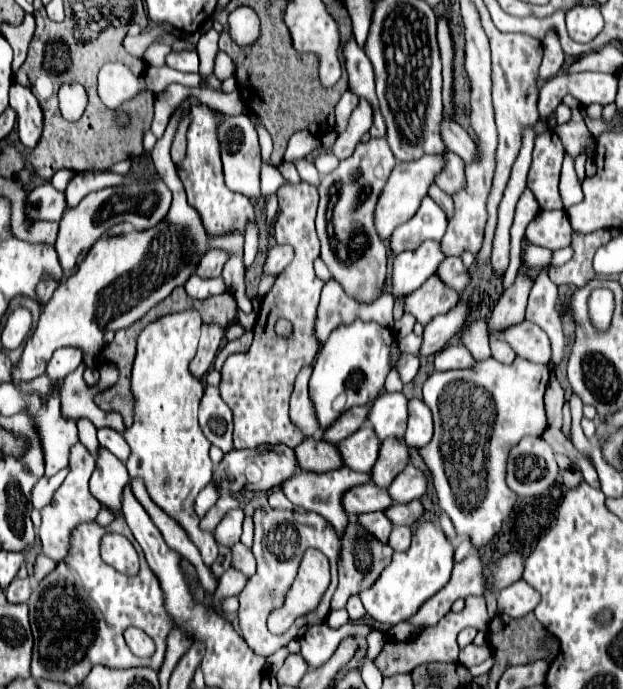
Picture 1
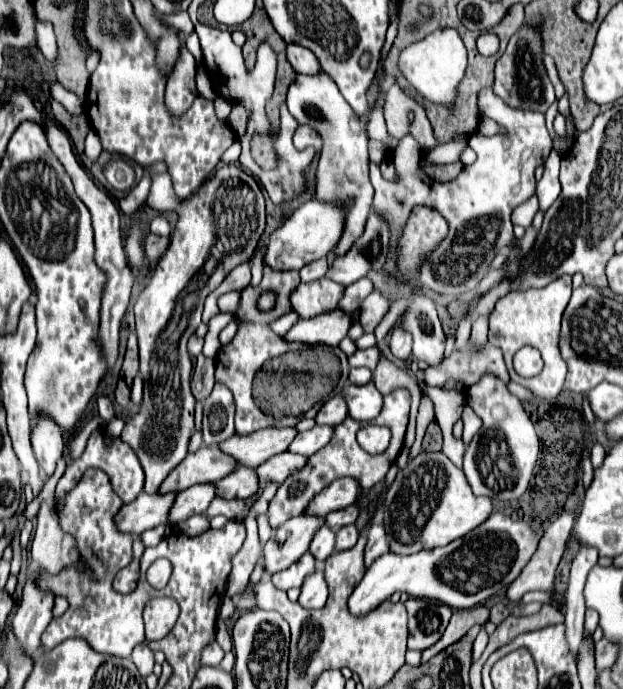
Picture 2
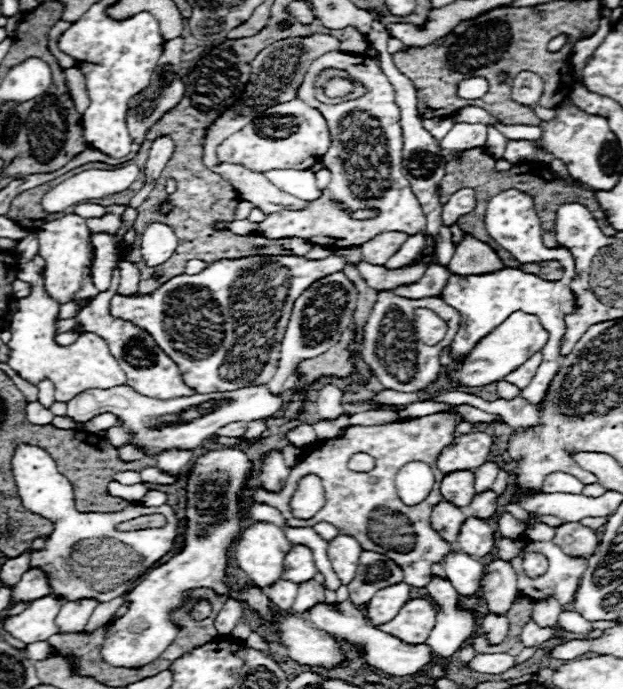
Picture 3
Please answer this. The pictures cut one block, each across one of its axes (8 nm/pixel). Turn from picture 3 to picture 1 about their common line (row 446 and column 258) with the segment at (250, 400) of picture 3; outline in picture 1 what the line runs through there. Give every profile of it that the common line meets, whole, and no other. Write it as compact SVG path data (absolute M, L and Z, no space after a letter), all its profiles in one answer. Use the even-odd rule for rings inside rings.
M220 116L218 138L226 186L234 192L240 192L256 200L260 196L260 146L252 122L248 120L248 116Z

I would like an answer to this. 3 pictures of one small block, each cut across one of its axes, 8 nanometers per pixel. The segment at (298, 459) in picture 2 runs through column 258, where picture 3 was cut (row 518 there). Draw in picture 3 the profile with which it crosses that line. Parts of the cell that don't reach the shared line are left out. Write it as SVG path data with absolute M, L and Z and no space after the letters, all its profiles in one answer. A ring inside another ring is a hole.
M468 516L460 528L456 546L474 558L482 558L494 548L494 528L486 520Z

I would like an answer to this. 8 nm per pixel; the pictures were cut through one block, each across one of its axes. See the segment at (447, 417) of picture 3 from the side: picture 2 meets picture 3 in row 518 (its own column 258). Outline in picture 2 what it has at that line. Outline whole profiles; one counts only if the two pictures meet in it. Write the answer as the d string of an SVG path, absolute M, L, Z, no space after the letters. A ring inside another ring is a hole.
M266 266L260 286L256 288L248 286L242 290L242 300L236 318L242 318L244 324L236 332L234 340L228 346L220 348L222 352L218 354L218 366L216 366L216 378L220 382L226 382L234 394L236 434L240 436L252 434L262 428L294 426L300 418L312 416L318 410L318 406L338 390L342 378L342 362L336 354L330 352L328 346L304 346L292 342L294 348L286 352L284 340L272 334L268 326L272 320L292 310L288 302L288 294L298 284L300 284L298 272L274 272ZM262 292L276 292L276 306L268 312L262 312L256 306Z

